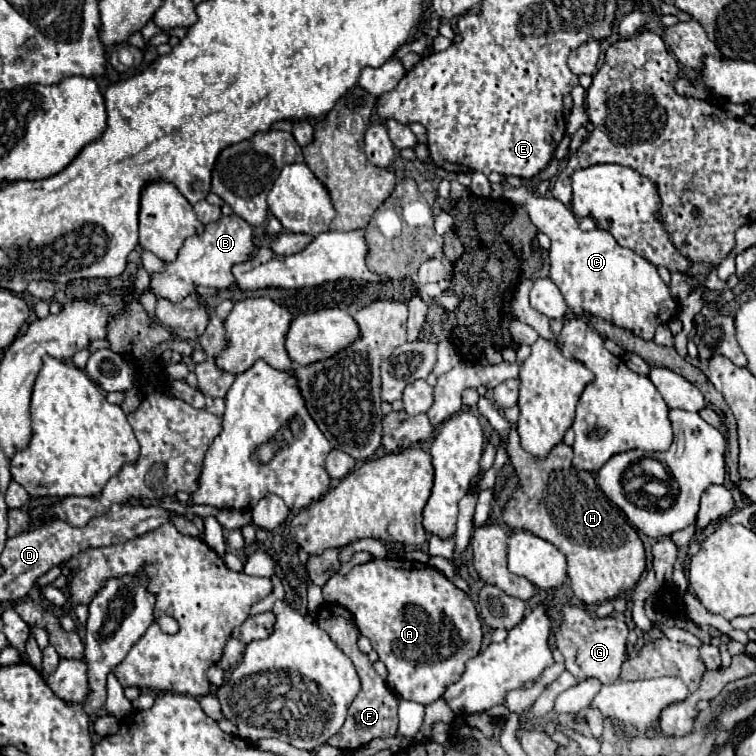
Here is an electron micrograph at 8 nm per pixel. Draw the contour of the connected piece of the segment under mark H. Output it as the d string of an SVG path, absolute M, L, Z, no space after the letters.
M513 425L507 439L507 453L519 477L519 485L503 507L501 521L515 531L531 531L565 553L571 589L583 603L603 603L605 599L615 599L631 591L645 571L643 543L637 531L627 523L627 517L613 507L597 487L593 475L573 467L573 449L565 443L557 443L545 459L533 457L521 449Z

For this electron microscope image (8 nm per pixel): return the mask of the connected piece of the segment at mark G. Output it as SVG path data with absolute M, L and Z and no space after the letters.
M563 605L561 615L563 615L561 625L553 635L553 645L563 653L565 669L577 681L585 681L589 677L595 677L601 683L617 681L621 663L625 659L625 643L627 643L627 631L629 631L625 621L613 615L593 617L585 609L575 605Z

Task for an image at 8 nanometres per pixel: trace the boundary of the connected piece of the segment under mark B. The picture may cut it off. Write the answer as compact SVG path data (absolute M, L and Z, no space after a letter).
M223 215L219 221L205 225L205 231L201 235L189 237L175 263L167 265L167 271L161 275L151 275L151 289L157 297L165 297L169 301L181 301L187 295L193 293L195 285L215 287L215 289L229 289L235 285L235 277L231 269L239 263L245 263L251 259L255 251L253 245L253 229L251 225L241 219L239 215Z

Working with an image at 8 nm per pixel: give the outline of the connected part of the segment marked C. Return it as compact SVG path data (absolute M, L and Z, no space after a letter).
M529 187L503 189L501 197L523 205L527 209L531 221L535 223L535 227L551 239L551 249L549 249L551 281L559 287L559 291L563 293L569 309L575 315L579 315L579 317L583 317L583 315L597 315L597 317L601 317L605 321L611 321L617 327L633 331L637 337L641 337L645 341L653 339L657 325L669 323L677 315L679 305L673 299L673 295L669 291L669 285L659 277L657 269L647 259L643 259L641 255L633 253L631 249L621 247L613 239L613 235L609 231L601 231L601 229L583 231L579 227L577 217L571 213L571 209L567 209L563 203L557 203L553 197L537 197Z

